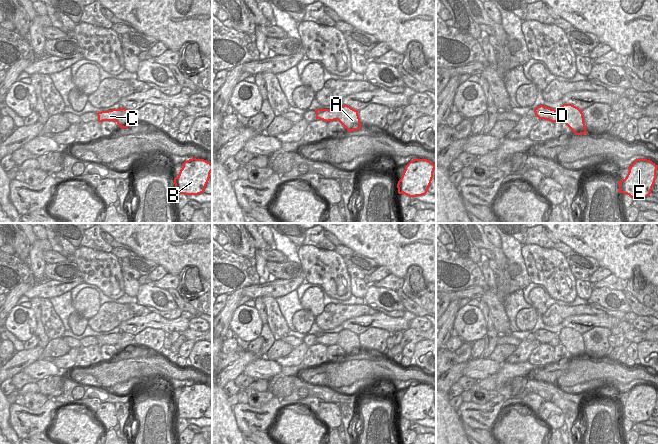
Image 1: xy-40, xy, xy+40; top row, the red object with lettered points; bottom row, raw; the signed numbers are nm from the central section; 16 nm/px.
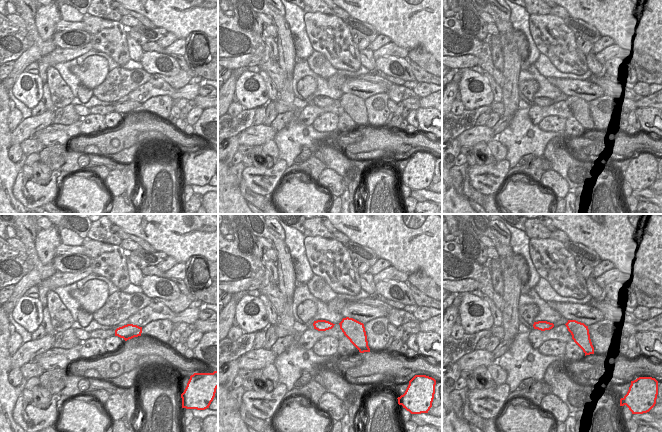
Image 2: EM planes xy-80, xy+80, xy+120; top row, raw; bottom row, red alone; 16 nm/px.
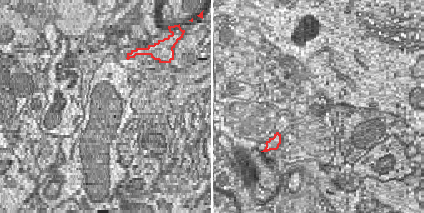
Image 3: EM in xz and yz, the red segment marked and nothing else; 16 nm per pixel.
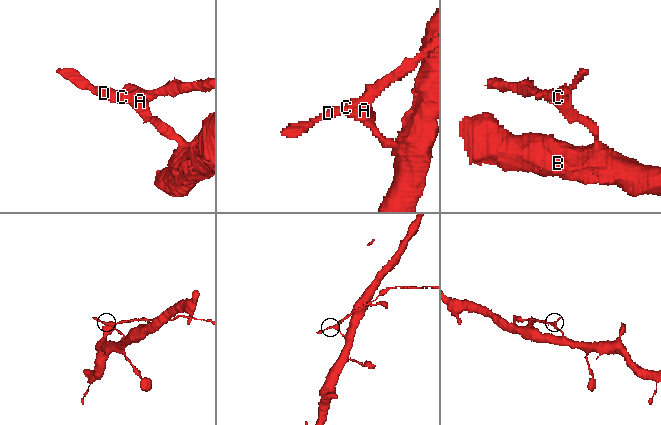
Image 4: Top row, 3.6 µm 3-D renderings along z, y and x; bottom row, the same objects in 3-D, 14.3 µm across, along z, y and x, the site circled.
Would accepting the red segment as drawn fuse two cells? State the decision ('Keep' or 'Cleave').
Cleave.

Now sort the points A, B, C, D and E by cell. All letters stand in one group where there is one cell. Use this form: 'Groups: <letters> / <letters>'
Groups: A B E / C D.

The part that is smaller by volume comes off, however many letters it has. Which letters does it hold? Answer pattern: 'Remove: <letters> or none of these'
Remove: C, D

